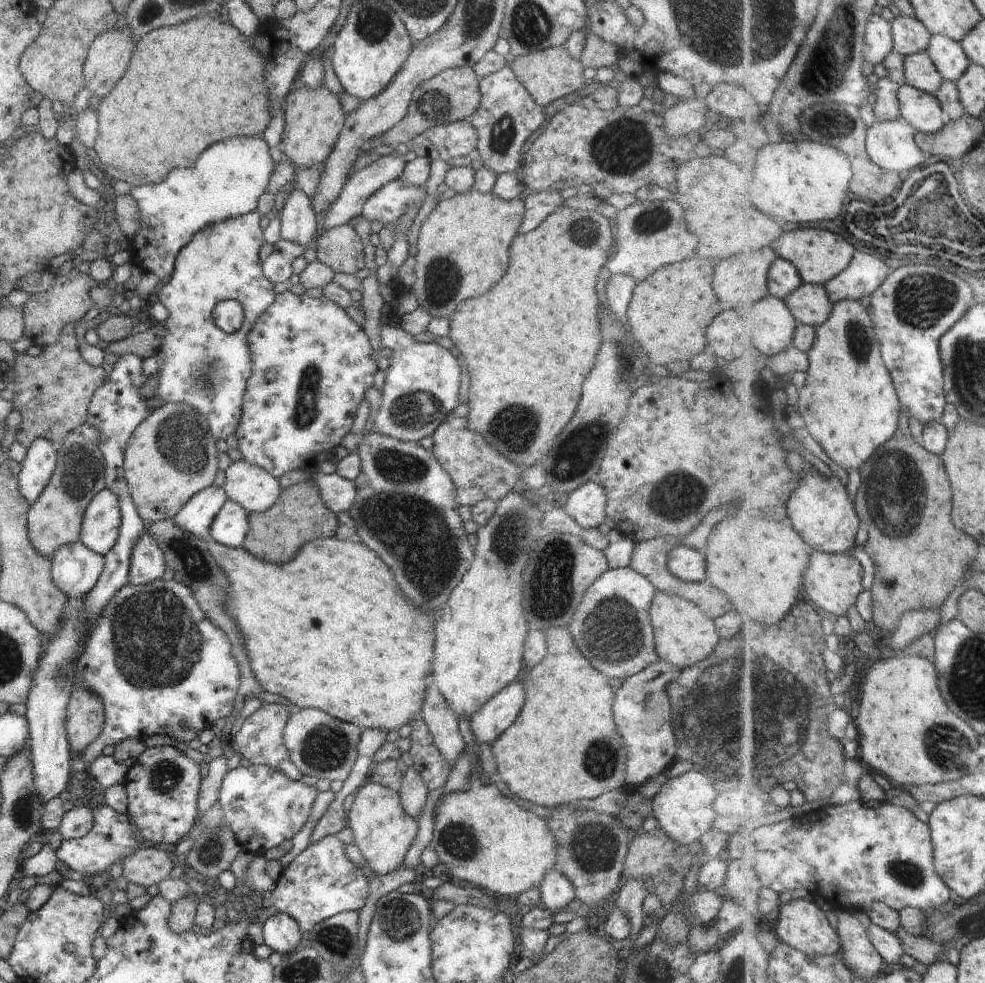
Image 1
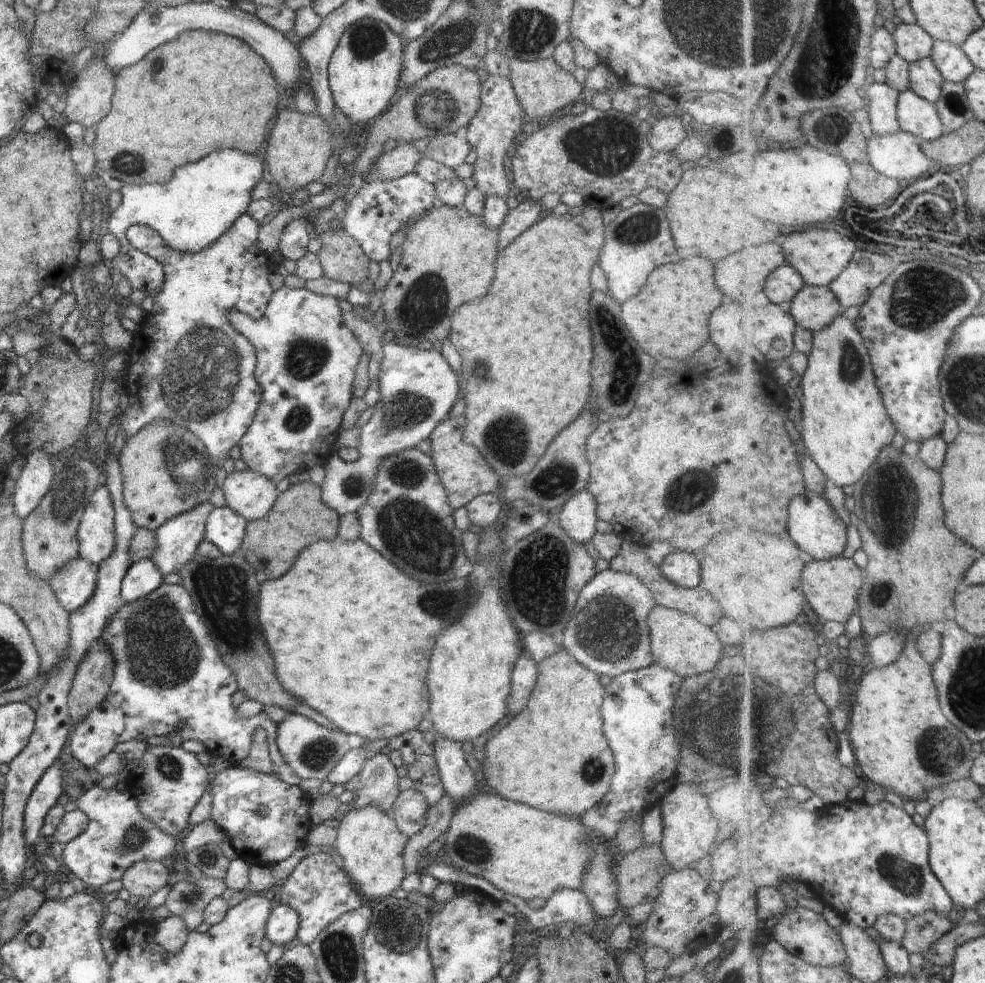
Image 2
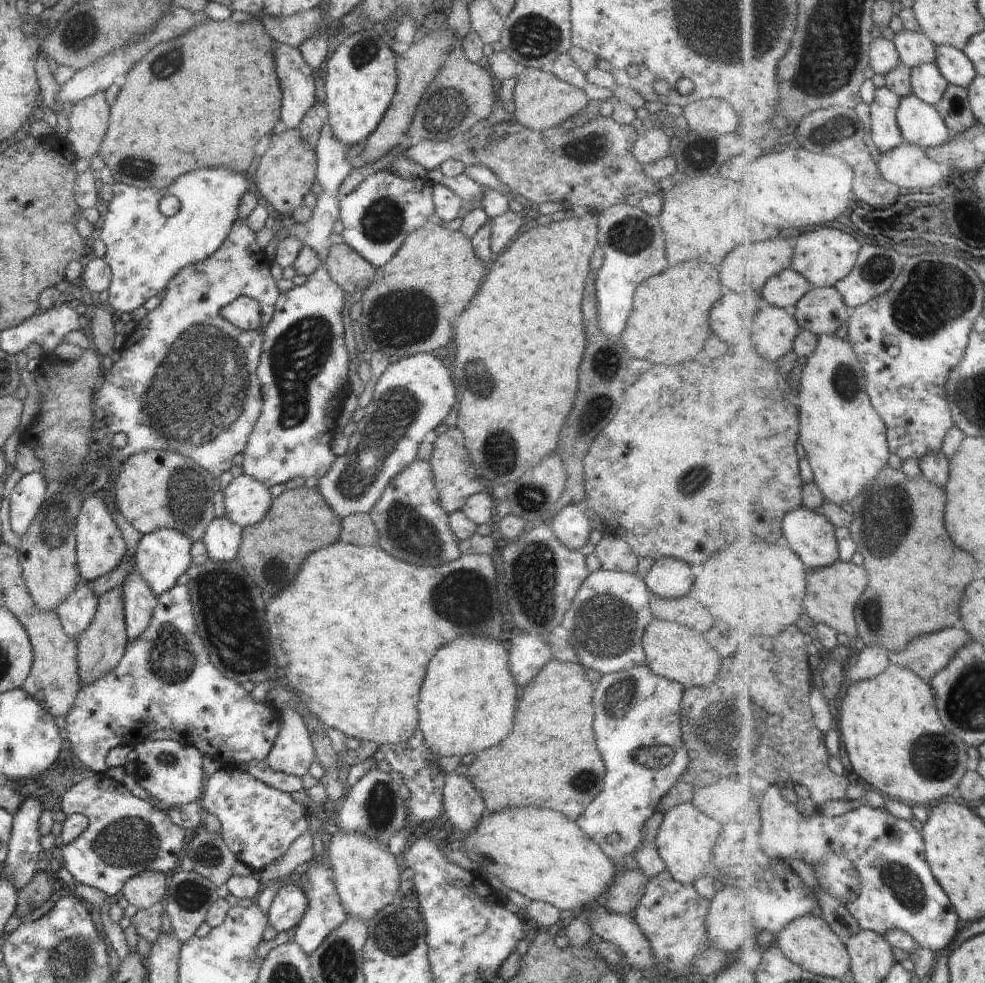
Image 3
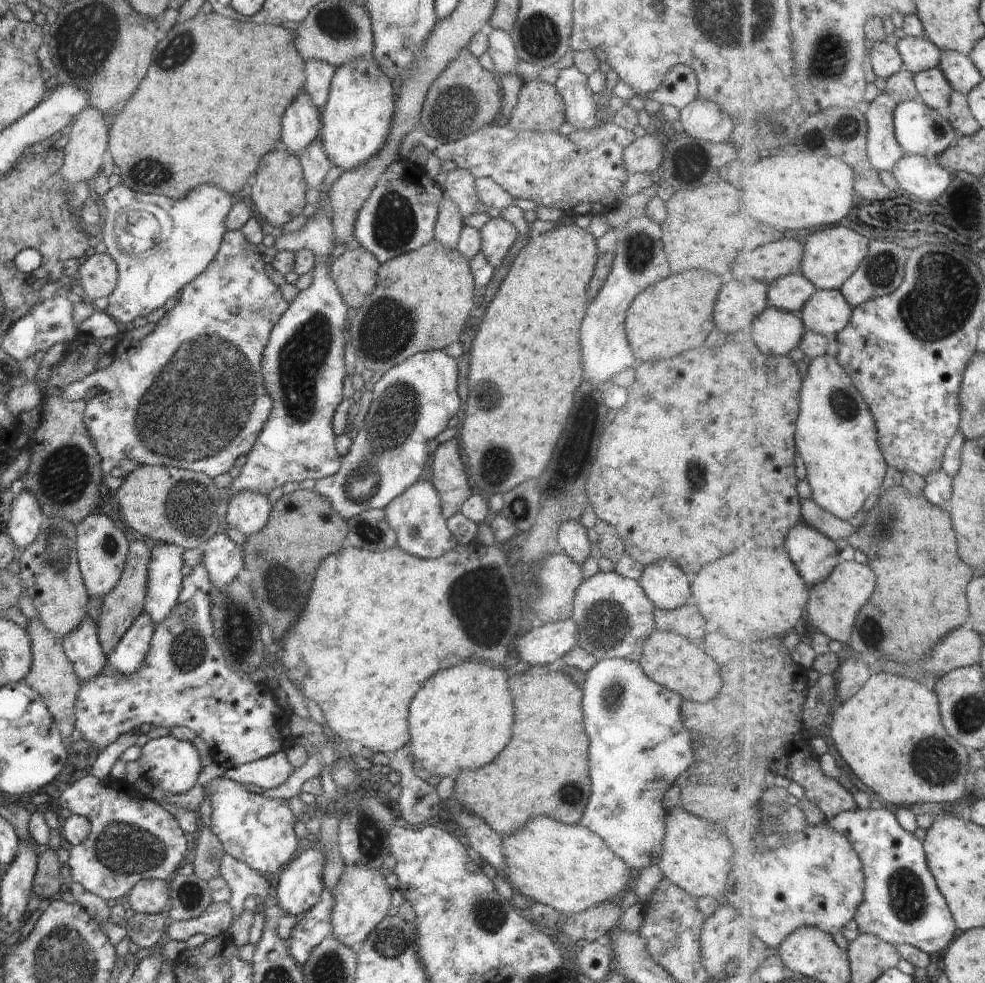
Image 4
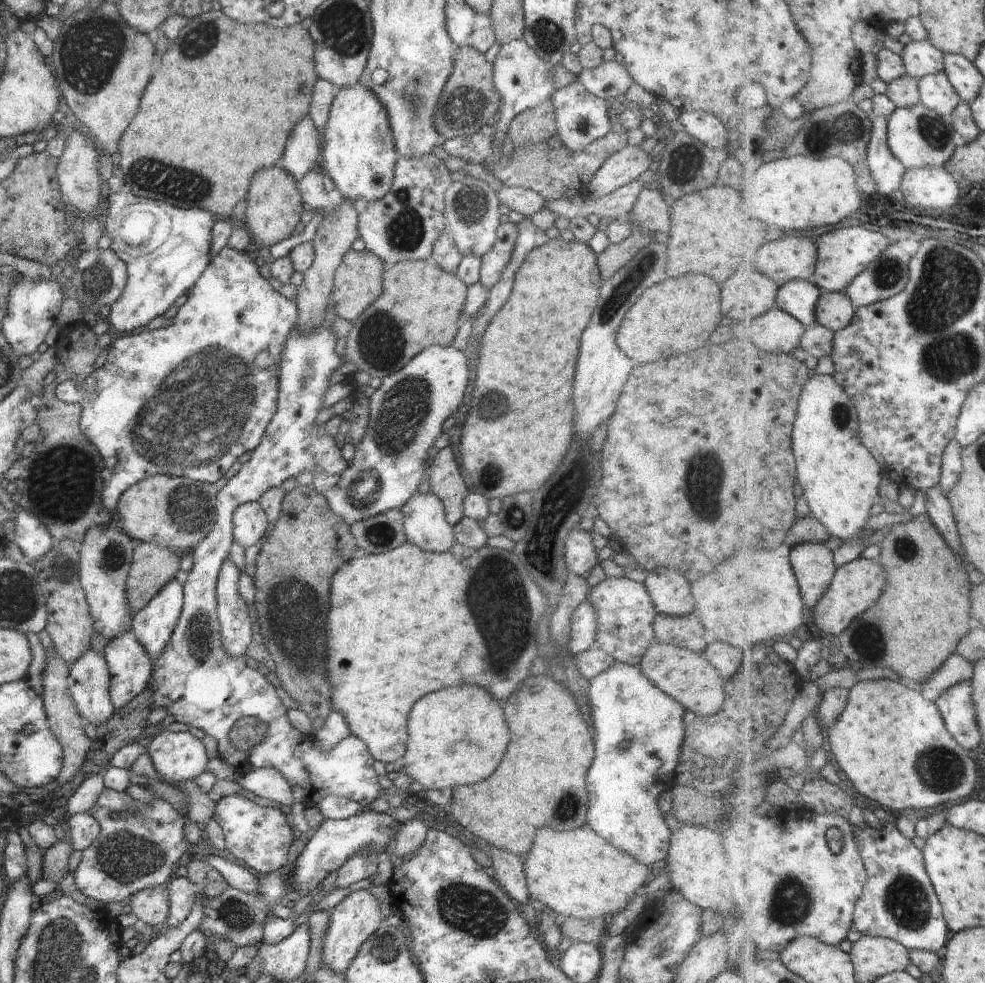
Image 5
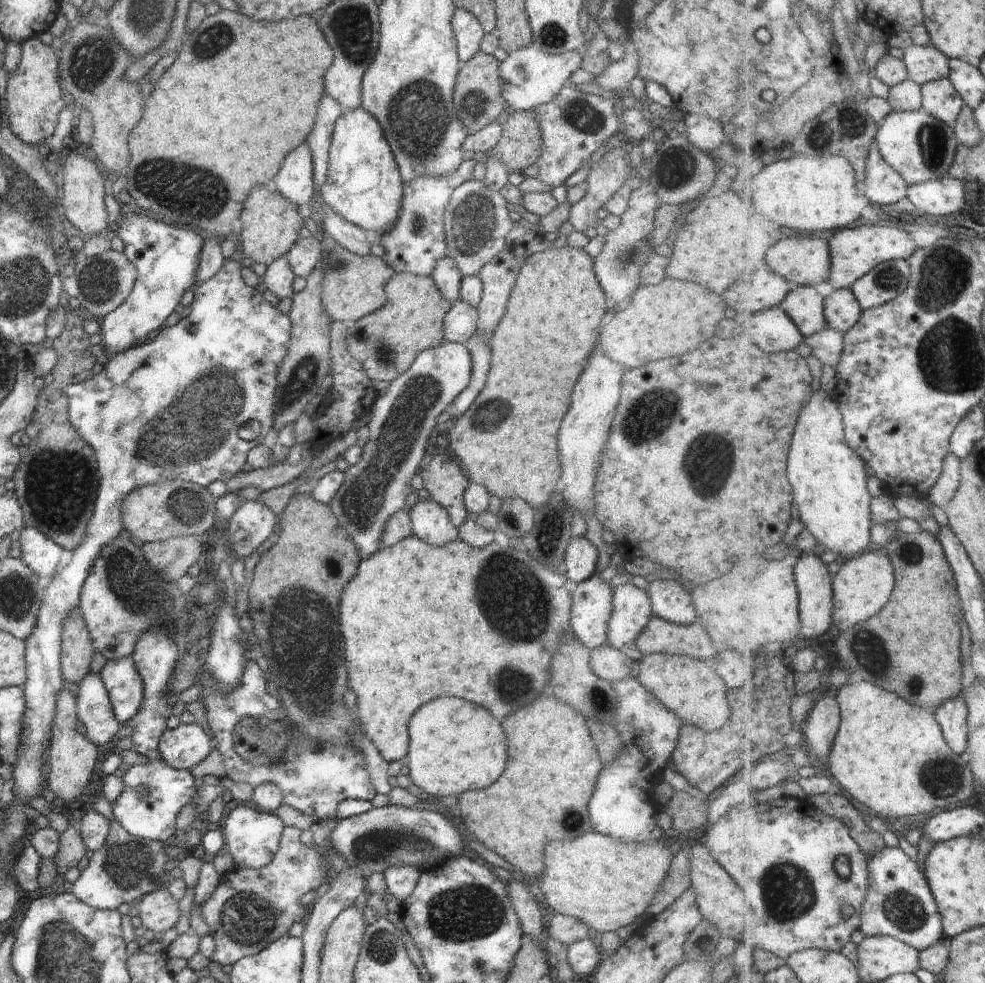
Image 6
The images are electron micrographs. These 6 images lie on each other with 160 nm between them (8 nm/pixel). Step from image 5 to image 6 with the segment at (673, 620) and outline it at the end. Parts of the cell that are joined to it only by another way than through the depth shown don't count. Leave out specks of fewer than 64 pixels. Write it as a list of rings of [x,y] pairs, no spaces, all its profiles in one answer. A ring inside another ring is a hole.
[[[654,614],[636,639],[636,646],[641,656],[664,653],[706,660],[716,654],[710,636],[697,621],[688,626],[677,625]]]

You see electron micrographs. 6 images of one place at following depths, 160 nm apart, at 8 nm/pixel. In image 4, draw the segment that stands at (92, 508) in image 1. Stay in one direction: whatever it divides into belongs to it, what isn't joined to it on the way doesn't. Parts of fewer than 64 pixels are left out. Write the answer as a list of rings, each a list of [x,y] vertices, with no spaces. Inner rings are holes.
[[[104,510],[90,513],[74,525],[77,532],[77,563],[88,594],[90,597],[104,598],[116,586],[125,567],[129,551],[125,528]]]

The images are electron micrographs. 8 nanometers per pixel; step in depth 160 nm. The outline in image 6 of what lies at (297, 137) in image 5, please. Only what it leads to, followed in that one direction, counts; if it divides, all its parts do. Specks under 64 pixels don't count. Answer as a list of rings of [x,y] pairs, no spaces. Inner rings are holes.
[[[306,141],[286,155],[271,185],[296,208],[316,199],[313,181],[313,156]]]

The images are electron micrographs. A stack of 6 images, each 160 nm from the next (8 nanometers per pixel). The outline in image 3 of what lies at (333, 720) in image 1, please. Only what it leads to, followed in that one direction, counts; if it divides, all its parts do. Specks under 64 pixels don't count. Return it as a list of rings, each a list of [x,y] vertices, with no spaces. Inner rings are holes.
[[[292,709],[282,711],[279,721],[280,726],[274,746],[272,746],[272,750],[265,761],[272,770],[302,778],[304,774],[308,774],[314,763],[319,762],[312,745],[312,739],[310,739],[308,727],[305,725],[303,716]]]

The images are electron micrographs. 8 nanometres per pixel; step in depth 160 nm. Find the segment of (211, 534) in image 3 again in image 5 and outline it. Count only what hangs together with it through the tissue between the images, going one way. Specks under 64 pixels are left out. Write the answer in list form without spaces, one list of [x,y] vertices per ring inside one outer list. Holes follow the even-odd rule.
[[[224,559],[217,576],[217,613],[223,647],[234,658],[245,656],[252,642],[252,628],[248,607],[238,591],[241,571],[230,559]]]

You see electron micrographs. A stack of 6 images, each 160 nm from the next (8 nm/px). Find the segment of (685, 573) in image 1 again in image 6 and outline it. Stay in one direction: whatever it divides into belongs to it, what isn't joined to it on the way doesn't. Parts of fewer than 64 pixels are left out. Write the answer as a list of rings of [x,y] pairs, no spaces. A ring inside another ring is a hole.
[[[657,578],[649,583],[646,591],[657,617],[684,626],[697,620],[694,602],[678,581]]]

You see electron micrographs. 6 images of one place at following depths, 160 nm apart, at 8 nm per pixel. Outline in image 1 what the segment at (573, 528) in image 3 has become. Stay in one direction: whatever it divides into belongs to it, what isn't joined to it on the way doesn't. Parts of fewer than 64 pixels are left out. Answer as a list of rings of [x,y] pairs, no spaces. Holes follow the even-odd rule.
[[[597,480],[584,485],[568,495],[563,509],[585,529],[603,526],[606,518],[607,496]]]

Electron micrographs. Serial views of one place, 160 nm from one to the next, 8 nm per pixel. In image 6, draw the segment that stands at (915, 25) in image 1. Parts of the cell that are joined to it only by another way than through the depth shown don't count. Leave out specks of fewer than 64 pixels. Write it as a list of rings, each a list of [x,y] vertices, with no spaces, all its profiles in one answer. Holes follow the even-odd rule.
[[[934,44],[910,45],[905,50],[904,60],[909,68],[909,78],[921,85],[948,78],[952,72],[951,58]]]

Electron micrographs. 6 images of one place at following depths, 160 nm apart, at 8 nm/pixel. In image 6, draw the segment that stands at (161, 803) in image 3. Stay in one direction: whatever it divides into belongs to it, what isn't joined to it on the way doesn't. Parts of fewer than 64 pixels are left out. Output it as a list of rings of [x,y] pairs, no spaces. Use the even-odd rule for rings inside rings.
[[[195,723],[180,724],[177,728],[166,729],[158,743],[162,760],[179,771],[190,771],[214,749],[214,742]]]

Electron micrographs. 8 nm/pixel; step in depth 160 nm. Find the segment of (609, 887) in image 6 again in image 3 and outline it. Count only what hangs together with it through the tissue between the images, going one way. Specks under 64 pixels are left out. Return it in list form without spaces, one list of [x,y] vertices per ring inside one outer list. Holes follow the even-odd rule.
[[[510,807],[501,811],[492,811],[491,813],[486,813],[482,815],[477,823],[473,826],[473,829],[470,829],[466,832],[466,837],[461,841],[458,841],[455,845],[456,848],[462,850],[466,853],[466,856],[476,863],[478,872],[481,875],[492,874],[495,876],[510,890],[516,890],[520,892],[522,896],[532,900],[532,901],[544,901],[556,908],[559,908],[563,914],[572,914],[577,912],[584,907],[596,903],[602,900],[603,896],[606,893],[608,886],[610,886],[613,878],[615,877],[616,872],[618,871],[616,863],[613,862],[608,855],[592,840],[579,826],[576,822],[568,820],[566,816],[562,816],[560,812],[554,812],[554,810],[544,809],[540,810],[539,808],[514,808]]]

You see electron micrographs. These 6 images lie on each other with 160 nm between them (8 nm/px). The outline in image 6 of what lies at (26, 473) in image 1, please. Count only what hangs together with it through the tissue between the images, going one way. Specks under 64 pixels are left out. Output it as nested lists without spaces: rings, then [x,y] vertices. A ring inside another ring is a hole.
[[[24,527],[20,531],[18,542],[21,544],[21,560],[39,578],[57,574],[58,562],[62,558],[64,549],[51,538],[32,527]]]

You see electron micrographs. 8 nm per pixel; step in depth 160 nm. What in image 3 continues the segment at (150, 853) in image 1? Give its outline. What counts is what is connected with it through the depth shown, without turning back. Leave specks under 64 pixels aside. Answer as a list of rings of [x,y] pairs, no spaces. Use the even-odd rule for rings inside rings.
[[[144,871],[129,878],[122,887],[122,894],[129,904],[147,909],[162,902],[168,892],[168,875],[158,871]]]

